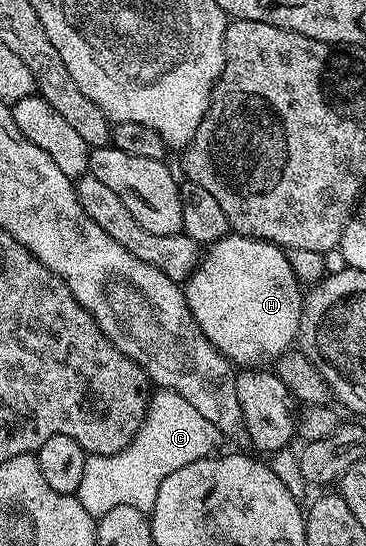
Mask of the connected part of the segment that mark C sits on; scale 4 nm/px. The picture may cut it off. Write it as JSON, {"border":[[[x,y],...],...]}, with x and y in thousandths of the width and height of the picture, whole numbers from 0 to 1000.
{"border":[[[426,712],[402,738],[402,760],[369,802],[328,832],[251,832],[232,850],[210,907],[219,923],[268,952],[298,930],[352,923],[410,938],[429,916],[429,894],[451,872],[473,872],[484,857],[579,837],[601,822],[604,797],[516,733],[467,714]]]}

